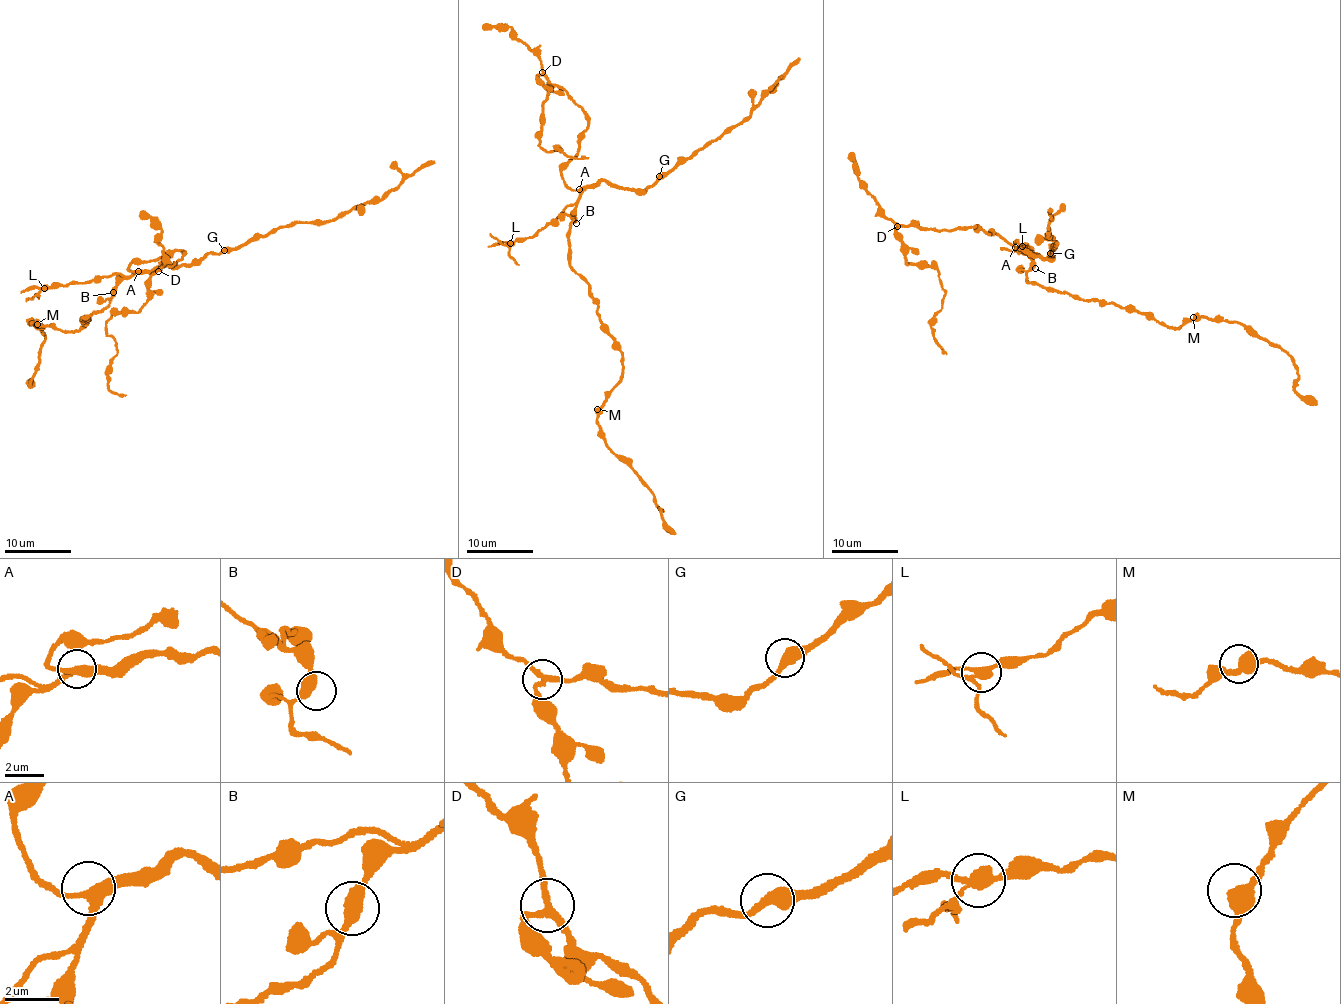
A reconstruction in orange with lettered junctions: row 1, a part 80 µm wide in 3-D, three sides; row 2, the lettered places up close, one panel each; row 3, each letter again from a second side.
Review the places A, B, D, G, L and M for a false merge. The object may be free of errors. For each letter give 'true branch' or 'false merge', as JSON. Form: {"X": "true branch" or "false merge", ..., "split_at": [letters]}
{"A": "true branch", "B": "true branch", "D": "true branch", "G": "true branch", "L": "false merge", "M": "true branch", "split_at": ["L"]}

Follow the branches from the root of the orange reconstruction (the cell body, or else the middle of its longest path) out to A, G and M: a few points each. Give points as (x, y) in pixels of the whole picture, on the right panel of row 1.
A: (1030, 264), (1027, 254), (1023, 254), (1015, 247)
G: (1030, 264), (1027, 254), (1024, 255), (1018, 248), (1043, 259), (1052, 258), (1055, 254), (1050, 253)
M: (1030, 264), (1028, 281), (1082, 299), (1097, 298), (1149, 313), (1174, 328), (1193, 317)

